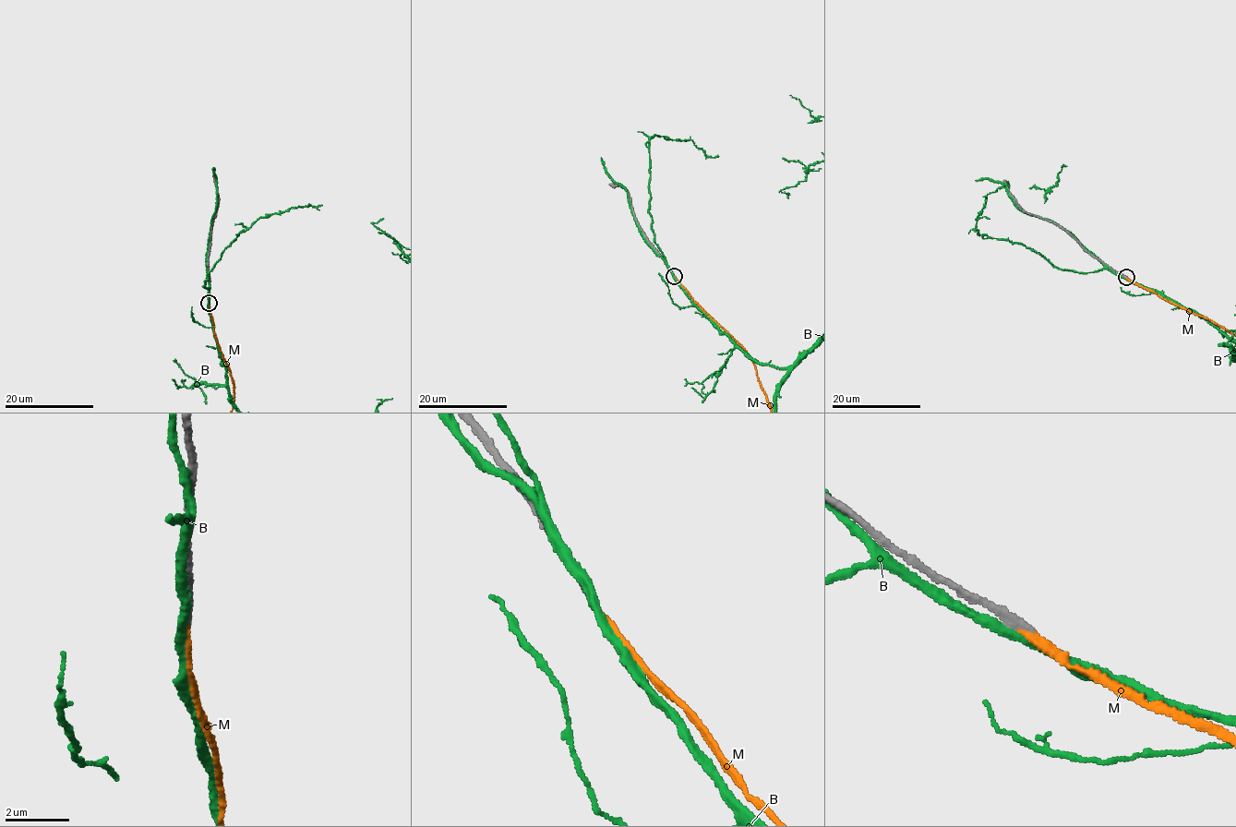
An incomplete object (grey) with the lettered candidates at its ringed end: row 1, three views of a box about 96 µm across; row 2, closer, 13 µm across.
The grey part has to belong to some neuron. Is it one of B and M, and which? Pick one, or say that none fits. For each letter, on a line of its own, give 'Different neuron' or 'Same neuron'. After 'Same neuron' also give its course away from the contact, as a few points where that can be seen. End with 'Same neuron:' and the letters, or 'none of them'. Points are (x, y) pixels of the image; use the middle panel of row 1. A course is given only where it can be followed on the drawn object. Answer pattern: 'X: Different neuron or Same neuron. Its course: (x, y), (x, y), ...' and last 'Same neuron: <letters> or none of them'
B: Different neuron
M: Same neuron
Same neuron: M

